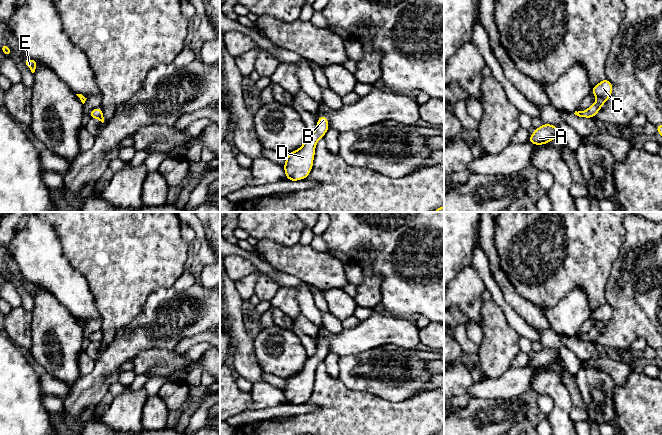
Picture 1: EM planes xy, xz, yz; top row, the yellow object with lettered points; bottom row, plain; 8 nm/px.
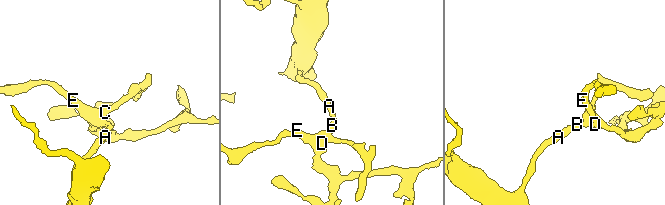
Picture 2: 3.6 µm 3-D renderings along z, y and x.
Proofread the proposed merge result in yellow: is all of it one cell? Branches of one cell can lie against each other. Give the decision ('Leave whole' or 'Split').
Leave whole

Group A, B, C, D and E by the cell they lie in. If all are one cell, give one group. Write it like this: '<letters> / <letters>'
A B C D E

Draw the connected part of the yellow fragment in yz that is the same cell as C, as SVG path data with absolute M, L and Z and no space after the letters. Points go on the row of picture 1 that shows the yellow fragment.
M608 79L599 82L595 87L592 87L591 94L596 96L598 100L594 102L587 110L575 111L575 115L584 118L594 118L604 103L610 98L613 92L613 85Z

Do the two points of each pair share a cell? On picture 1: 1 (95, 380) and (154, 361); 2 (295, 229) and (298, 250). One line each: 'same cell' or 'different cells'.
1: different cells
2: different cells

